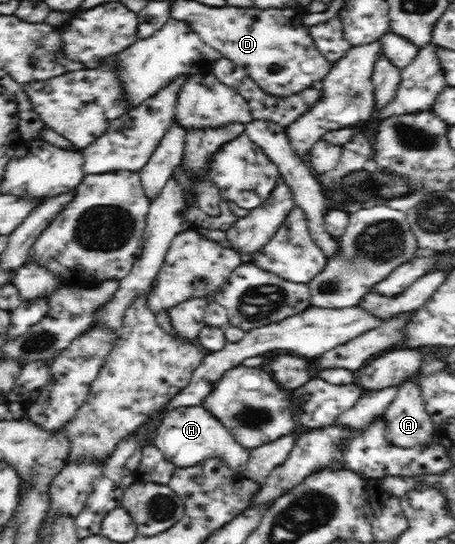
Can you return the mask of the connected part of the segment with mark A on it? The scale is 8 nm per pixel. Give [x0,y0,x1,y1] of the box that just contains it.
[386,380,436,448]

